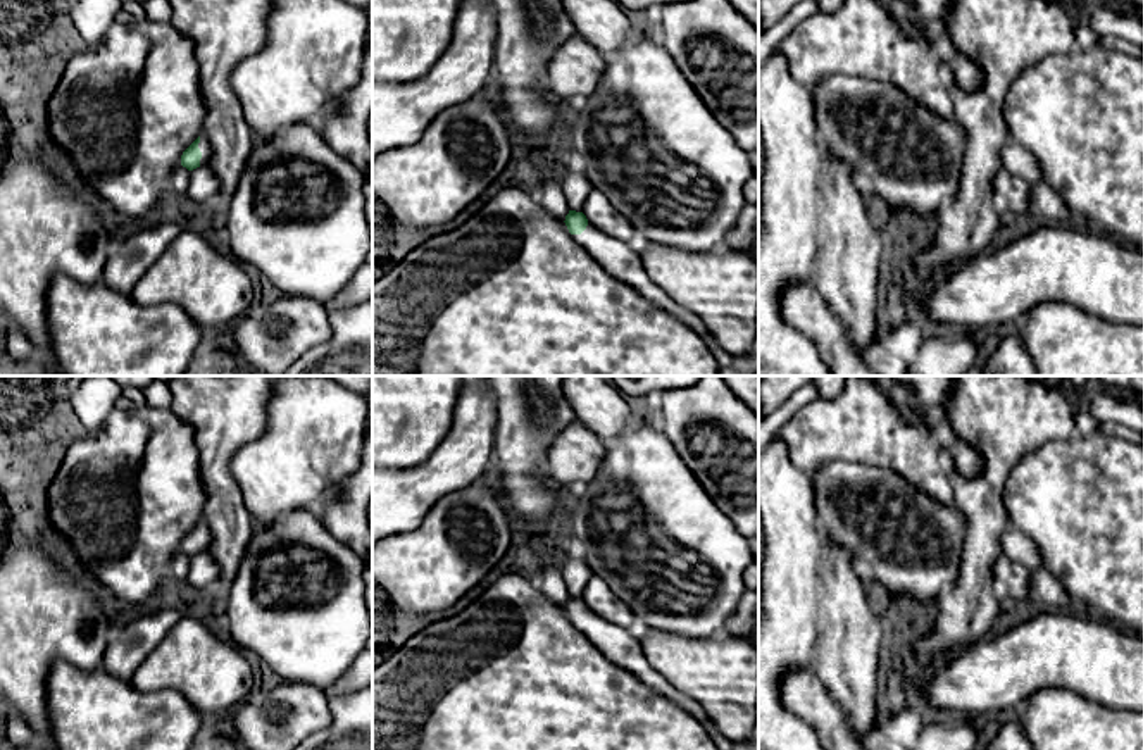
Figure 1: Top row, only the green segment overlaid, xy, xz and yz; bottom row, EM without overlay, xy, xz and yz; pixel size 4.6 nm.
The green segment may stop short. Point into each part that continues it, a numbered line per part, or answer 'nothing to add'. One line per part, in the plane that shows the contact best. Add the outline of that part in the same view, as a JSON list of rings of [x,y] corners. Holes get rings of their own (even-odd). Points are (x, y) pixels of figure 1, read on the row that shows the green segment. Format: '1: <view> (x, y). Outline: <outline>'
1: xy (204, 145). Outline: [[[203,134],[200,136],[198,148],[202,152],[200,166],[207,166],[212,157],[212,147]]]

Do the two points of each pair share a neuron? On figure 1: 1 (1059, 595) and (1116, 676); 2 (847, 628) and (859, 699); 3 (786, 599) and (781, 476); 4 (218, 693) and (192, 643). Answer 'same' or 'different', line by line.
1: different
2: same
3: same
4: same

